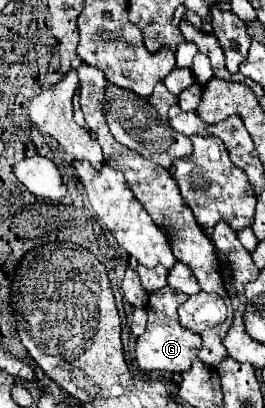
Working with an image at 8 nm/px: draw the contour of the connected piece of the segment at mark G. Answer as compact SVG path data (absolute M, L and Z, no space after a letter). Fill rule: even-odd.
M165 286L163 290L157 290L149 294L149 322L145 334L137 338L135 348L135 362L141 370L165 370L165 372L185 372L191 368L191 362L197 358L197 352L201 350L201 336L193 334L191 330L185 330L179 324L177 308L188 299L188 295L173 290L171 286Z

